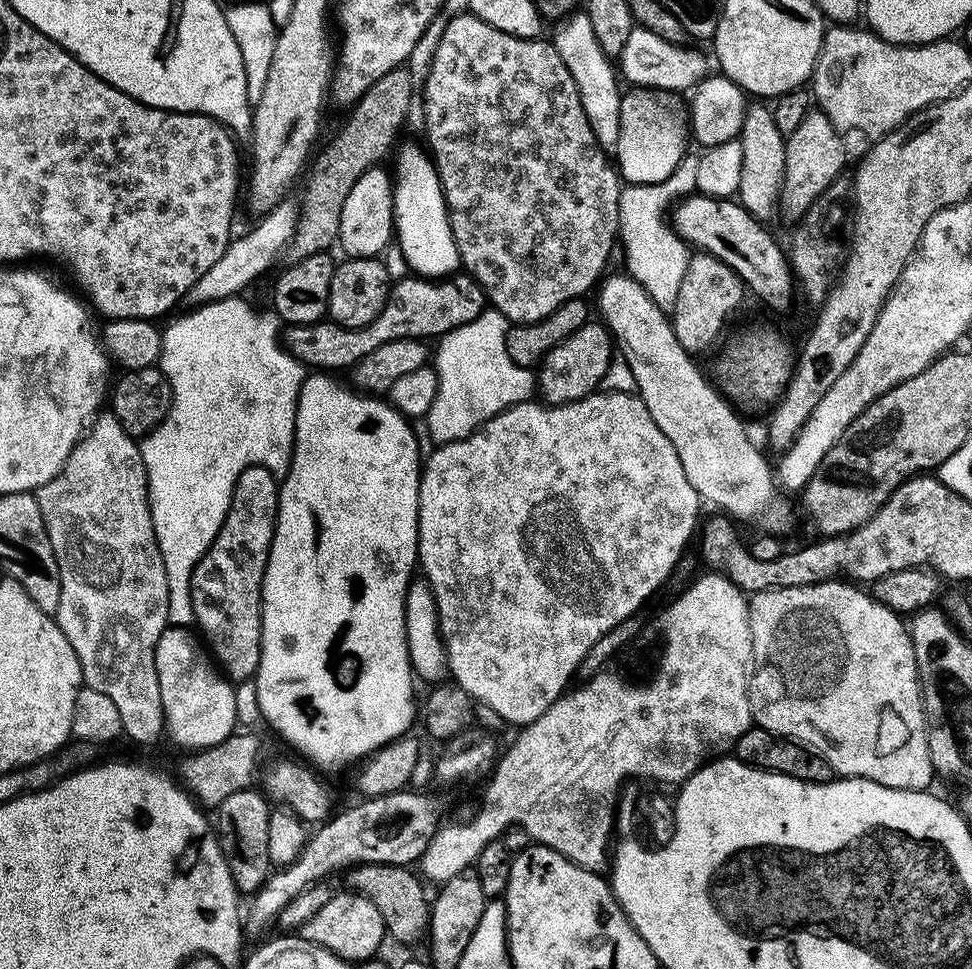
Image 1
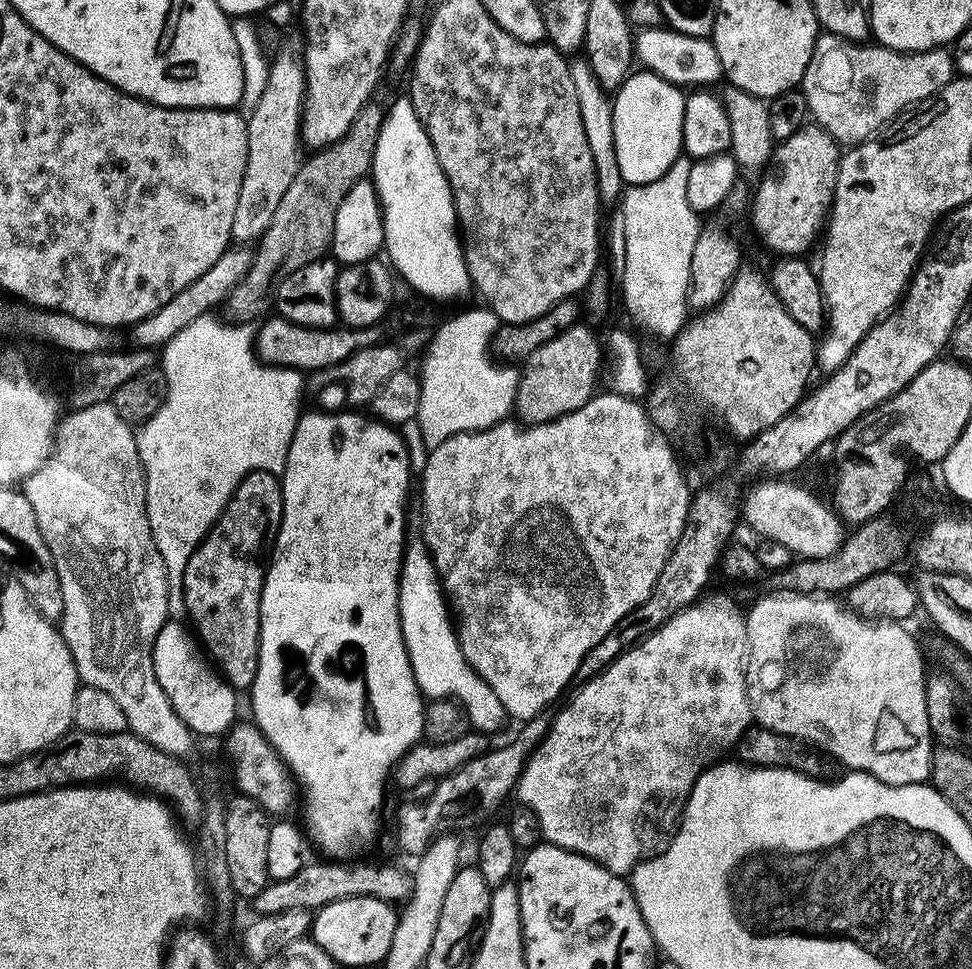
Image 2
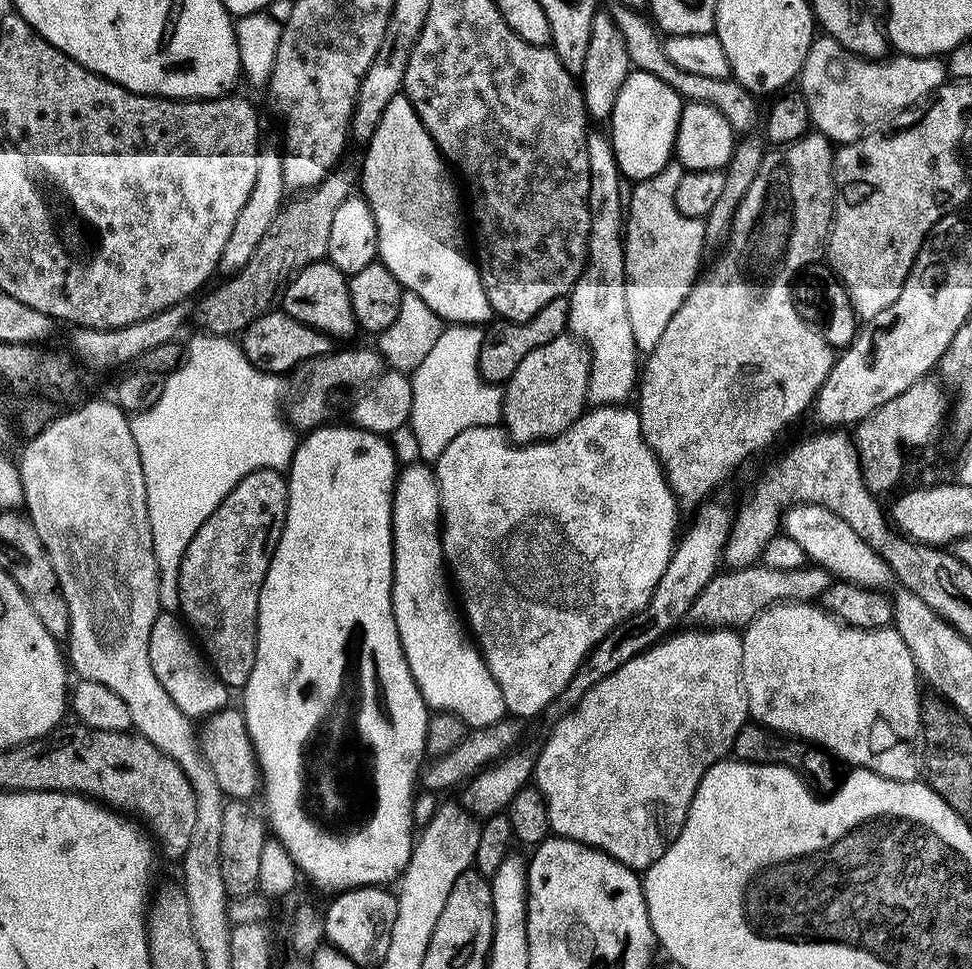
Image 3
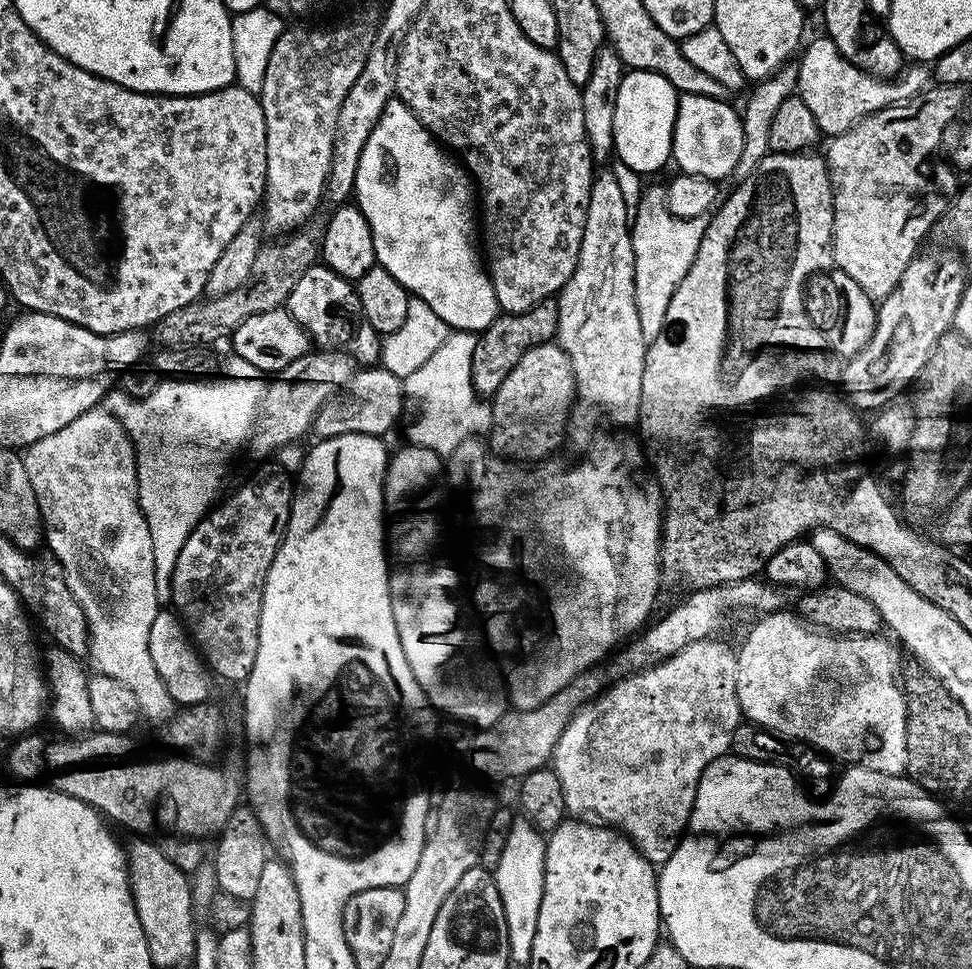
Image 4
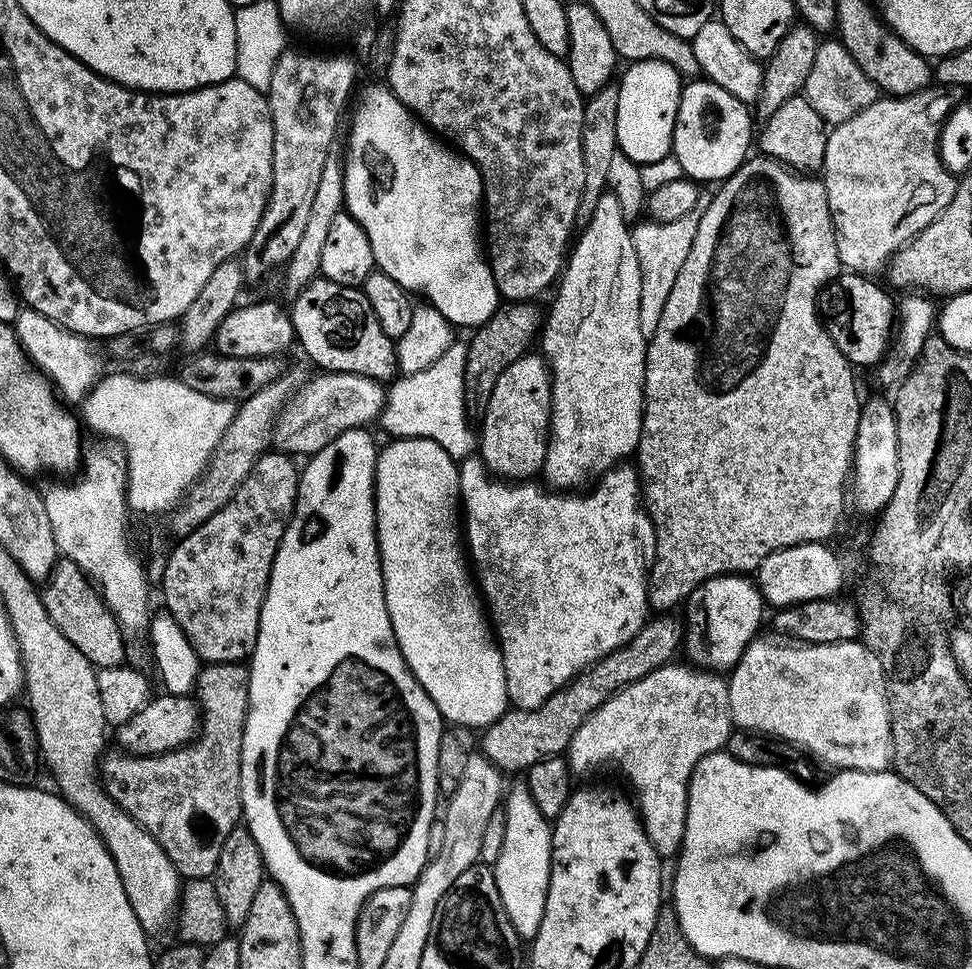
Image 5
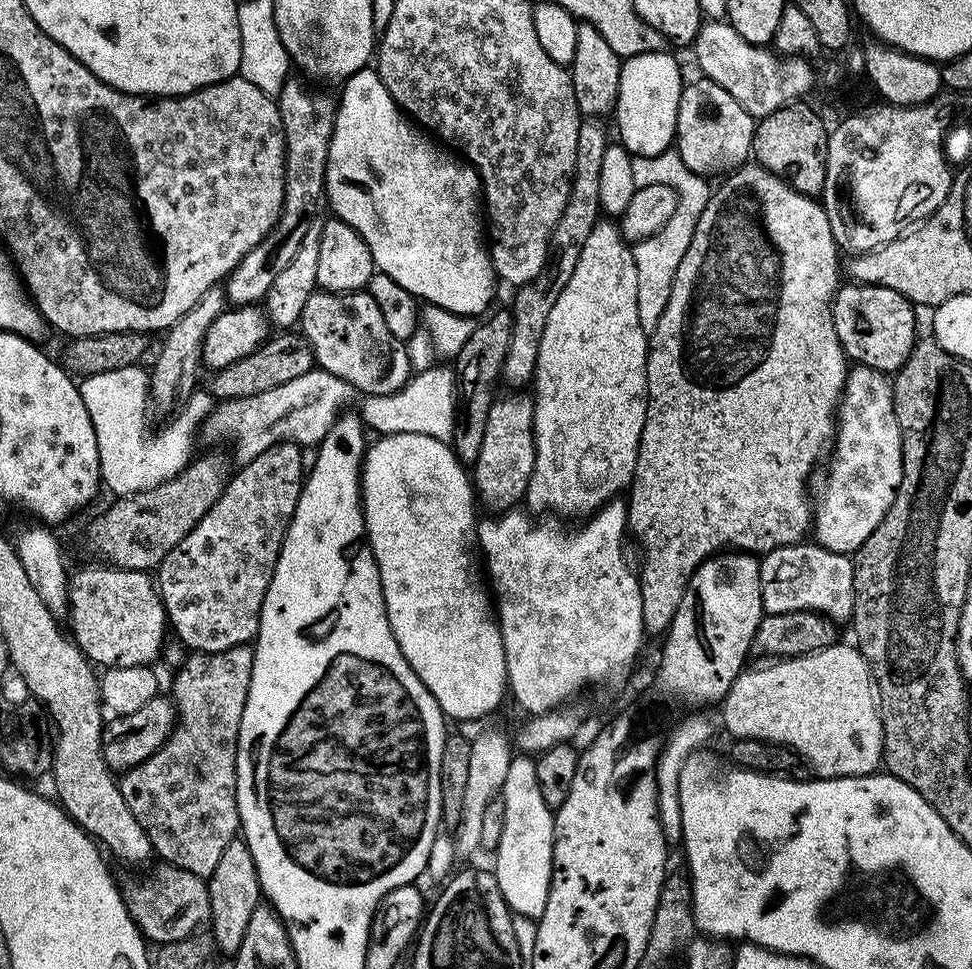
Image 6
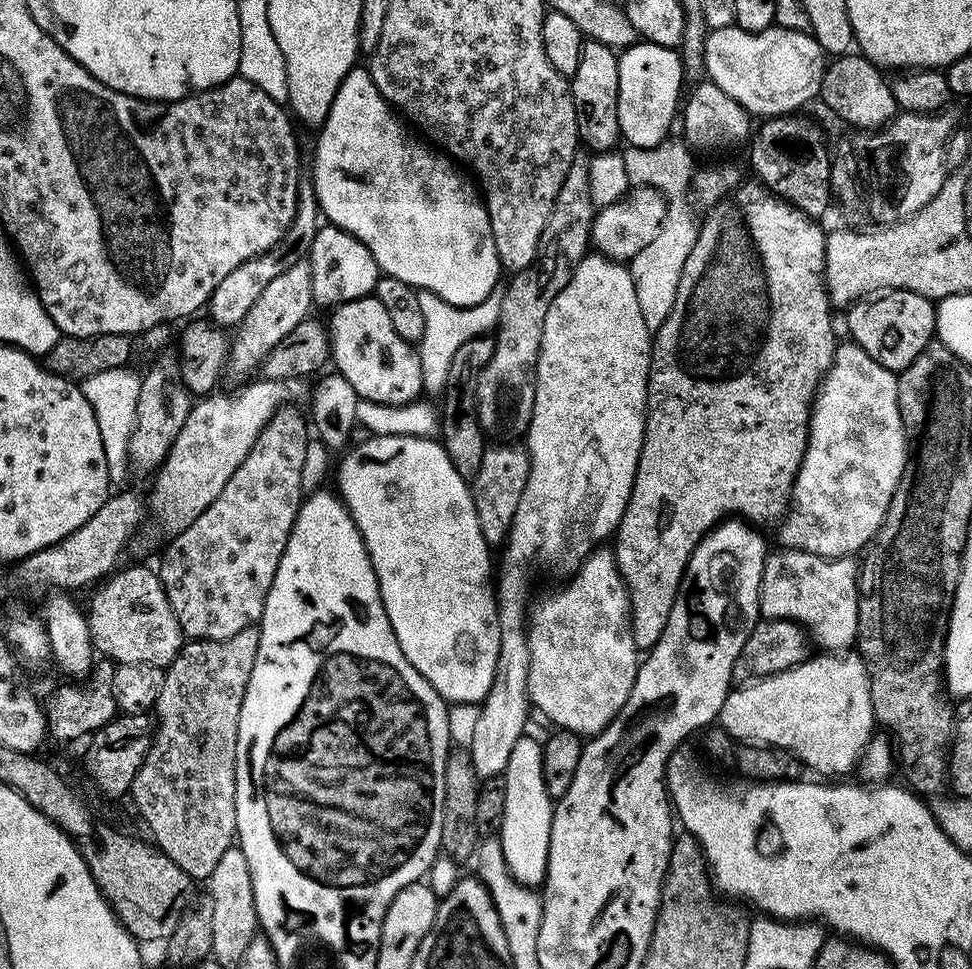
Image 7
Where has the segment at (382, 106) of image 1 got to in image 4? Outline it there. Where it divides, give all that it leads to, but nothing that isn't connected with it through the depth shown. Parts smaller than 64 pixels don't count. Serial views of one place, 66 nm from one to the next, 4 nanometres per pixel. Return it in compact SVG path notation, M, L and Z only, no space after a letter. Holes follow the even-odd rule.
M308 230L289 232L273 240L276 240L273 244L265 243L258 250L258 258L254 258L254 266L250 266L250 278L246 278L242 286L230 290L230 294L195 300L193 304L182 306L159 320L154 326L155 343L164 348L203 345L206 342L204 340L220 340L223 336L225 339L231 337L232 332L238 330L242 322L246 322L246 318L287 305L290 290L294 290L294 282L302 278L311 264L317 263L318 240Z

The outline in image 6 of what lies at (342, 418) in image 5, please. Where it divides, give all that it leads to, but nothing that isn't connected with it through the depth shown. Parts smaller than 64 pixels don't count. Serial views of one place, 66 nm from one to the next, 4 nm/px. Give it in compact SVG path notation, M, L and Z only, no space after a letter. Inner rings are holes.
M316 366L311 372L293 378L285 385L266 390L265 393L219 401L204 421L202 432L212 440L220 440L223 436L236 440L239 463L246 465L267 448L273 448L284 441L301 446L319 445L326 438L330 426L334 426L338 417L351 405L348 403L352 396L352 385Z

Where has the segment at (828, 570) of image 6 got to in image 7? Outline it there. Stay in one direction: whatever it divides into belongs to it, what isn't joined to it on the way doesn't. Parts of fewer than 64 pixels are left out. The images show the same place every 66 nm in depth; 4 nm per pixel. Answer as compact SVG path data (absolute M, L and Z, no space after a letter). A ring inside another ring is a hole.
M776 550L764 561L760 614L765 620L792 620L805 629L817 649L840 654L851 649L858 630L858 564L846 556L819 556L802 550Z

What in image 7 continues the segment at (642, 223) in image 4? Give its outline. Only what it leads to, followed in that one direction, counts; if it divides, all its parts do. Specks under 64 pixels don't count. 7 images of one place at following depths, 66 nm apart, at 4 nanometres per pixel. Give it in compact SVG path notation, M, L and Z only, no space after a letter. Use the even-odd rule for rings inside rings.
M669 138L649 148L625 147L622 155L626 162L629 185L656 188L666 202L666 218L662 218L662 230L658 230L658 235L645 248L638 250L638 254L634 254L630 261L634 294L638 294L642 322L646 322L649 330L655 330L662 326L662 322L666 322L666 318L670 318L670 310L674 310L682 266L686 266L686 258L690 258L690 250L694 250L696 235L700 232L692 195L694 152L683 139Z

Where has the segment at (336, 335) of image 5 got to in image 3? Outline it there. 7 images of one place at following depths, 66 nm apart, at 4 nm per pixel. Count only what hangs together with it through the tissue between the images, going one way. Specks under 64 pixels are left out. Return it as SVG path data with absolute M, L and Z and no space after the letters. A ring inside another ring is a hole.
M327 259L306 266L289 282L282 297L282 310L290 314L290 318L316 328L337 341L344 340L347 336L358 332L358 325L354 318L354 306L350 306L348 276L328 263Z

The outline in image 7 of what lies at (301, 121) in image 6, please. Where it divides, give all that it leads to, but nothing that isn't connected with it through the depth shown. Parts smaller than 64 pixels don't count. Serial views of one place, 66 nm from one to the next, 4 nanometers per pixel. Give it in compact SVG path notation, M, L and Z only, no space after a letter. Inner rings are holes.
M301 183L296 198L296 217L292 220L292 225L284 231L284 237L280 243L263 252L261 256L250 258L242 262L242 266L230 270L230 274L226 274L226 278L222 278L222 282L218 282L218 286L212 291L212 297L208 299L206 305L206 312L209 312L207 315L211 323L224 330L240 324L244 315L250 310L250 306L254 306L254 301L262 294L262 290L266 290L266 286L270 286L270 282L274 282L278 274L286 274L290 266L294 266L307 257L321 216L320 206L316 203L315 188L311 183Z

